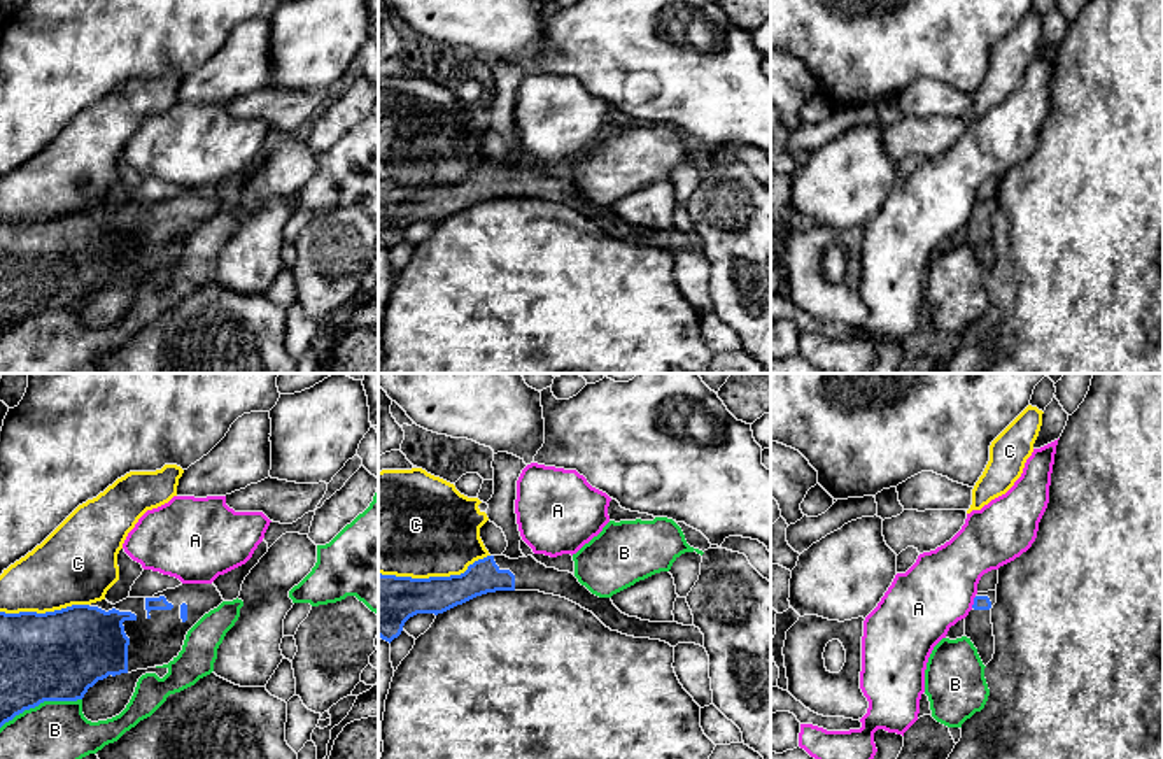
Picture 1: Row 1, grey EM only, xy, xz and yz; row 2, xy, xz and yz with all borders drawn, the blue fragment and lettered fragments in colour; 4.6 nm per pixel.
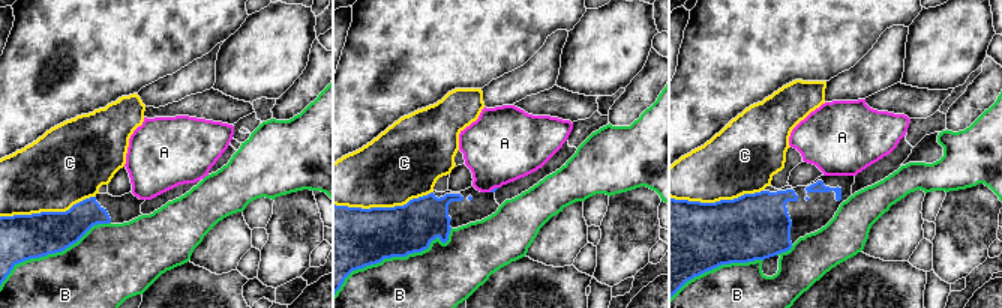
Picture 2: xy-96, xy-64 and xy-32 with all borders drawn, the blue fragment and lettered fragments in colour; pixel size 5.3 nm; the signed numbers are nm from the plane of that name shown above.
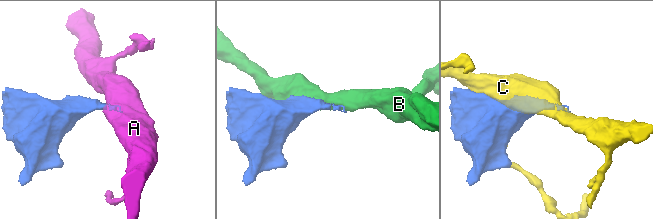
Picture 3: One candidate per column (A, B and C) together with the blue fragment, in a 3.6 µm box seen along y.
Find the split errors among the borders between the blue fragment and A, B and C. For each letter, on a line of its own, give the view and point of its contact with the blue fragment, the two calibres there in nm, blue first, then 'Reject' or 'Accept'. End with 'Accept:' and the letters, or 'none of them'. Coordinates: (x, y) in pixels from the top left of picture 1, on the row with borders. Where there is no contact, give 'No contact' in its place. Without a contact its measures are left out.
A: Touches blue at yz (974, 602). Thickness 60 nm (blue) against 340 nm. Reject
B: Touches blue at xy (41, 702). Thickness 420 nm (blue) against 280 nm. Reject
C: Touches blue at xz (433, 577). Thickness 260 nm (blue) against 480 nm. Reject
Accept: none of them

